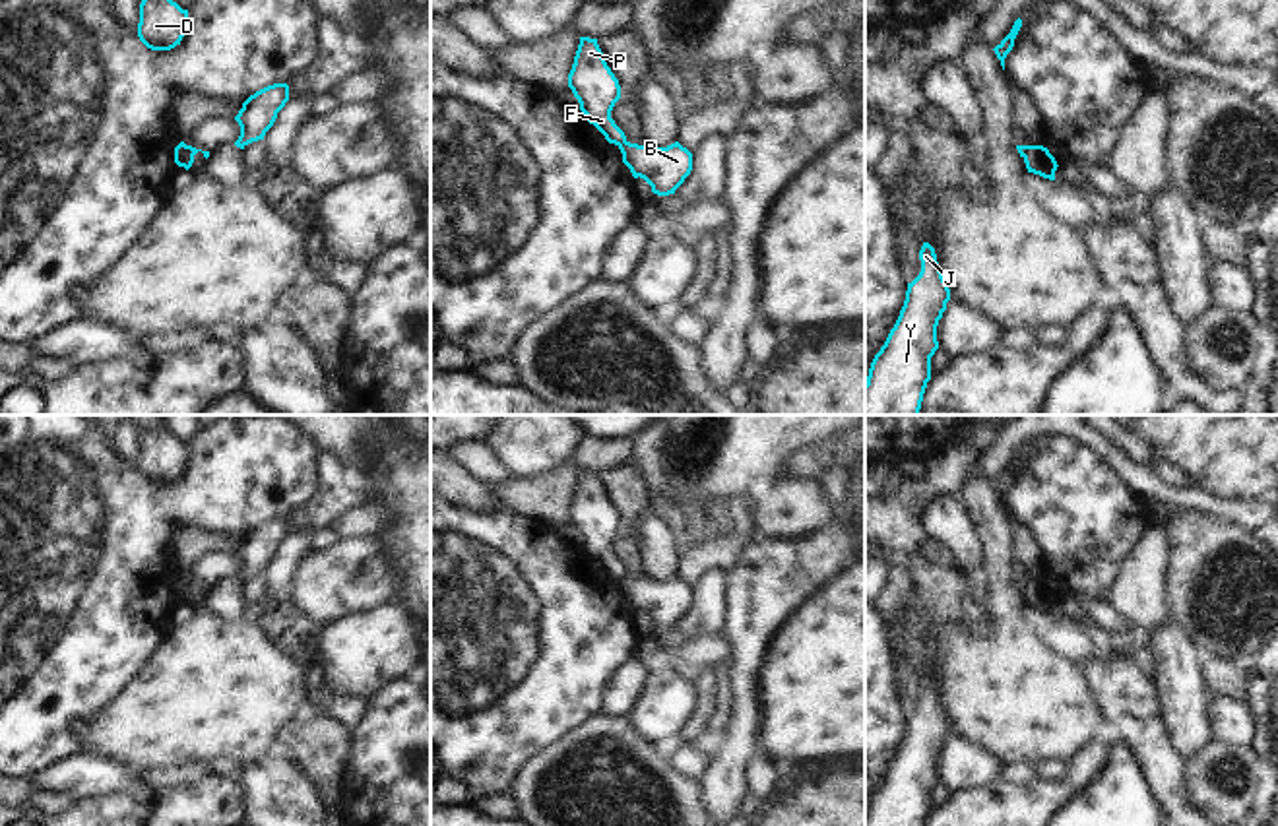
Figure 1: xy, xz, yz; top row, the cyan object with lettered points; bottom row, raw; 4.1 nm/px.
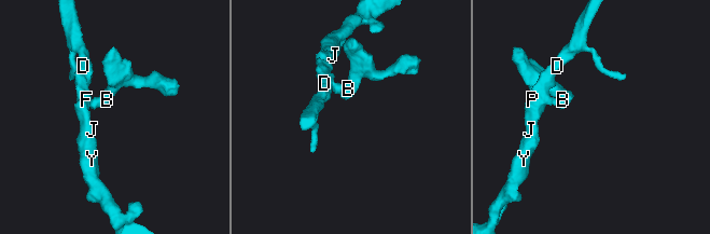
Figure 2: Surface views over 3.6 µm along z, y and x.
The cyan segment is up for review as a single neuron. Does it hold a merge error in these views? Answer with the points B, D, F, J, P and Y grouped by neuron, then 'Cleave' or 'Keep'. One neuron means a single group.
Groups: B / D F J P Y. Cleave.

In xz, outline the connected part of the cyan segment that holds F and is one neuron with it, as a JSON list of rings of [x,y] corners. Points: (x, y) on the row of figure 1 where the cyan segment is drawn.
[[[580,37],[568,87],[580,103],[580,111],[609,143],[621,145],[626,136],[611,118],[615,103],[621,99],[621,85],[607,66],[597,39]]]

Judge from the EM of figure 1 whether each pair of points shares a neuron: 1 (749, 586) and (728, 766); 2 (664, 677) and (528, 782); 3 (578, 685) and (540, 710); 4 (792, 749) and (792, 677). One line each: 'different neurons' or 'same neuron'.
1: same neuron
2: different neurons
3: same neuron
4: same neuron

